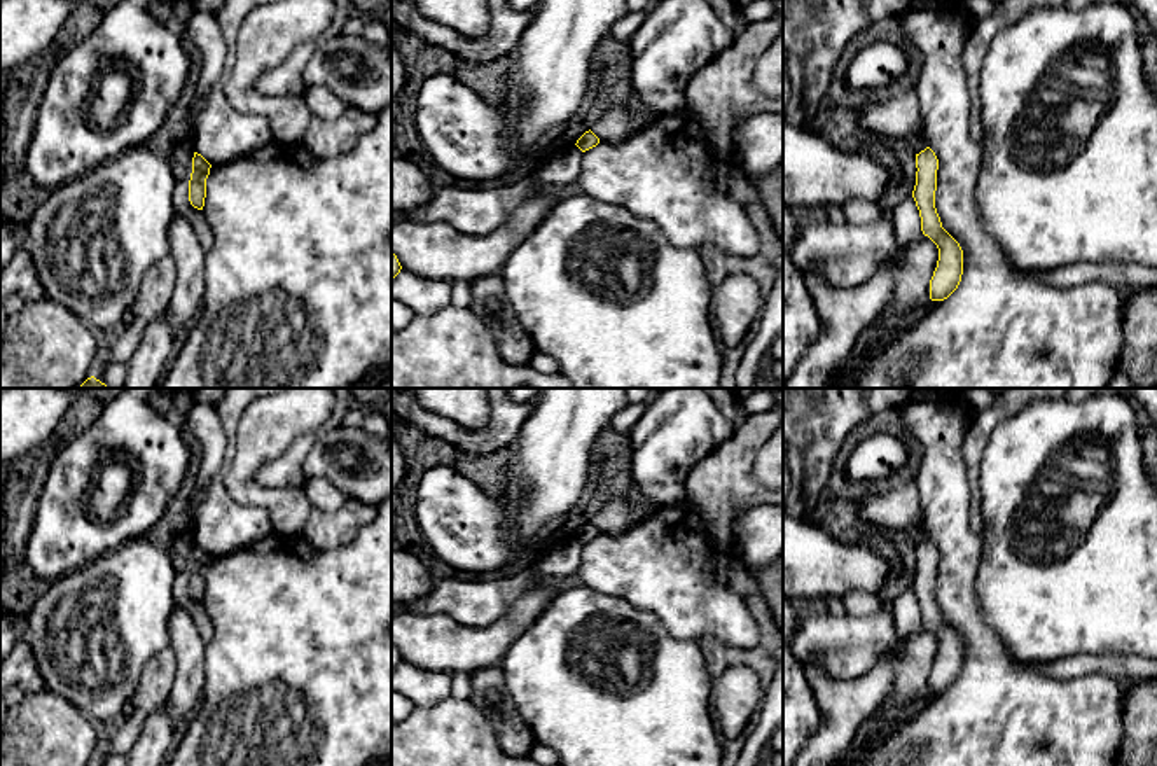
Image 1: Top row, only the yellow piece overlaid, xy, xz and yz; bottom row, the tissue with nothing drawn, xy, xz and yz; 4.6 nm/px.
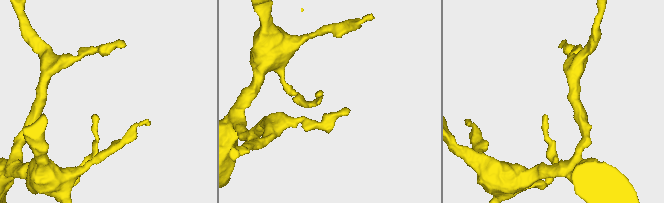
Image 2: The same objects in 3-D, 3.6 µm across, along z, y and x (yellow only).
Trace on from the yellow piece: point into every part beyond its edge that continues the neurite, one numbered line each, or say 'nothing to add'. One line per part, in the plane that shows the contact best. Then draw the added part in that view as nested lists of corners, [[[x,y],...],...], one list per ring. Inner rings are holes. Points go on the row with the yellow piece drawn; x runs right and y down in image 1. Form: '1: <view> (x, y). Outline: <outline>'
nothing to add

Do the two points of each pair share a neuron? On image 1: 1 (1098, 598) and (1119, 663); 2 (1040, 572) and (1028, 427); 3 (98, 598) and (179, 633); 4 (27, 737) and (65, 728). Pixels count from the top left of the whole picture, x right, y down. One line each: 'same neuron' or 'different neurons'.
1: different neurons
2: same neuron
3: different neurons
4: same neuron

